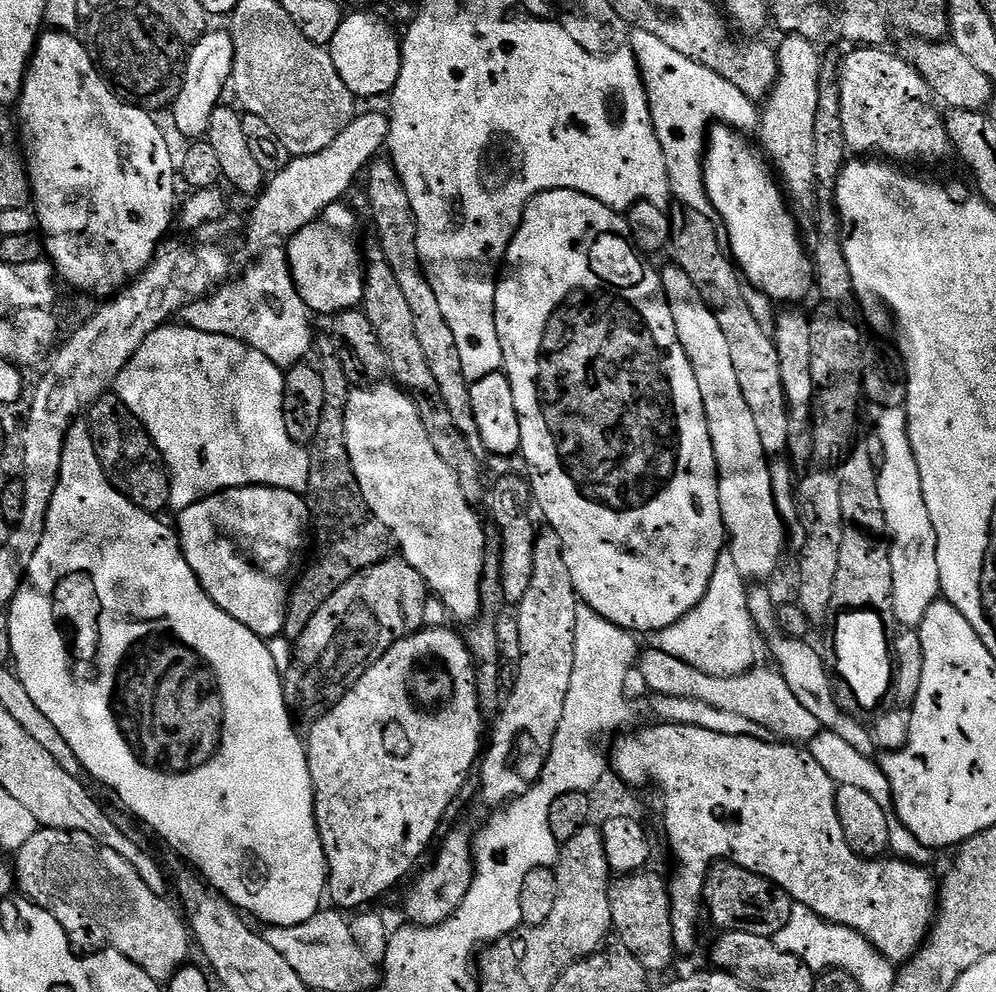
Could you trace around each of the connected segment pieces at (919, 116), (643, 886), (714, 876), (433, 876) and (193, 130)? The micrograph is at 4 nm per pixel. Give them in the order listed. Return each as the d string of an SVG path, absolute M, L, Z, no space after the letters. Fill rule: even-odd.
M856 46L851 51L852 53L838 64L842 134L849 149L853 153L863 154L868 158L883 158L888 162L940 160L947 152L951 153L953 147L944 125L945 117L927 82L918 74L916 68L905 62L903 56L895 51L884 52L888 50L880 46Z
M641 870L631 874L621 875L608 885L610 898L610 914L615 935L620 935L619 943L650 974L664 972L672 964L672 959L678 956L674 946L674 936L670 926L670 910L672 903L668 897L669 885L653 870Z
M717 862L709 870L704 882L704 902L706 916L717 924L717 929L726 932L745 932L773 938L778 935L794 915L794 901L786 894L786 890L774 887L766 878L746 870L731 862Z
M453 830L443 837L444 845L436 856L436 861L416 880L416 885L404 900L404 912L416 926L432 928L446 922L456 912L466 896L474 875L474 836L470 831Z
M210 30L201 40L197 40L191 45L187 53L186 63L184 66L184 81L182 90L178 98L170 106L172 120L176 123L176 128L188 138L204 138L208 135L210 126L210 114L221 103L224 96L224 88L229 87L232 78L232 67L234 66L234 42L232 41L231 31L216 32Z

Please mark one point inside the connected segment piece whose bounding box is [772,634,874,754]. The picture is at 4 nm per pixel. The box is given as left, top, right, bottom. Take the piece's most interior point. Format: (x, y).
(803, 669)

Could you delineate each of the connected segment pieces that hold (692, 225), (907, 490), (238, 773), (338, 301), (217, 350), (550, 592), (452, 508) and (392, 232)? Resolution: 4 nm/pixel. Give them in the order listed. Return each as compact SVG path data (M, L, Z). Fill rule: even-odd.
M676 206L671 209L670 217L670 251L676 259L673 260L675 267L682 269L686 278L694 282L694 290L702 294L706 306L710 306L718 318L718 326L730 346L730 359L734 361L738 386L742 386L746 406L750 406L750 414L754 414L754 423L758 425L758 435L762 438L765 452L772 458L783 457L788 451L788 403L782 390L775 339L758 322L758 318L750 314L741 273L726 255L721 237L720 240L716 237L717 225L714 222L712 225L713 219L709 214L698 214L698 210Z
M873 407L872 424L876 427L875 439L880 441L882 463L878 468L878 494L882 498L882 510L886 518L886 536L890 541L890 563L893 580L893 610L896 624L905 628L919 629L926 610L941 595L940 575L938 574L938 538L934 522L930 522L930 510L926 510L926 498L922 494L922 478L918 474L918 462L912 453L908 437L908 414L904 408Z
M84 418L75 420L62 446L62 470L58 474L58 490L54 490L54 498L46 514L42 546L38 546L34 553L28 575L6 612L12 647L11 663L38 710L50 718L54 730L58 730L58 734L66 738L70 750L74 750L81 769L89 772L98 783L105 784L133 812L131 815L137 821L140 819L146 827L153 828L182 859L189 860L193 864L189 865L225 900L230 901L233 908L244 914L249 912L264 926L298 926L314 918L314 914L321 911L323 904L320 903L325 903L328 859L316 825L316 792L308 769L308 750L301 733L300 736L296 733L297 725L284 701L281 669L276 669L276 660L263 639L224 613L204 593L204 587L186 562L175 527L168 525L167 528L160 519L159 515L134 506L134 502L125 498L108 481L94 450L89 421Z
M344 202L331 204L317 220L311 220L306 227L294 233L286 244L292 281L312 314L347 312L349 308L357 307L364 298L365 261L362 259L362 248L356 245L356 216L346 205Z
M169 322L163 328L154 330L138 346L134 358L118 374L114 385L115 395L123 399L124 405L128 407L133 416L137 416L142 422L142 426L150 434L154 446L164 459L164 467L168 470L168 476L172 479L170 486L170 502L168 508L173 513L180 513L194 502L206 499L207 496L213 496L216 492L225 492L231 488L251 488L253 486L267 486L269 488L281 488L301 494L307 493L308 483L310 482L310 458L309 449L305 445L299 444L297 440L292 440L290 434L286 434L286 418L284 417L284 372L277 364L270 362L262 350L254 350L248 344L243 344L241 340L235 340L222 334L206 334L202 330L194 330L180 322Z
M541 527L534 546L534 568L530 574L530 584L526 586L526 594L522 594L514 612L518 622L518 638L522 642L520 659L515 665L516 681L495 717L496 725L493 728L491 725L492 745L489 748L487 745L478 764L478 796L488 804L496 804L492 806L504 806L515 802L519 796L528 796L537 787L535 784L539 782L540 775L545 775L546 758L562 718L562 706L566 706L566 690L570 690L570 674L574 674L574 614L577 607L578 597L570 582L570 572L566 570L558 534L550 527Z
M392 382L353 387L348 393L348 401L344 411L344 425L346 426L346 450L350 450L350 462L354 466L358 486L362 490L362 494L366 498L372 513L382 522L382 526L386 526L388 531L391 532L398 552L400 548L399 555L407 564L414 566L414 570L418 570L418 574L422 574L425 584L434 593L435 599L437 596L458 619L464 620L463 622L475 621L479 617L476 615L480 612L480 592L482 593L480 578L482 576L482 566L486 559L486 553L484 553L484 528L480 525L479 518L476 517L477 509L468 504L466 498L462 498L462 486L458 486L458 478L454 478L450 466L446 466L446 462L442 462L442 458L438 458L438 450L434 450L434 446L426 434L426 426L422 426L422 418L418 418L418 410L414 406L412 399L403 388Z
M377 158L369 163L366 169L368 176L368 208L372 211L372 224L376 227L375 239L380 245L384 260L390 262L390 270L394 270L394 278L402 289L402 295L410 305L414 317L414 330L418 334L418 342L429 364L434 379L438 381L438 390L454 421L455 428L466 438L466 446L474 450L479 457L485 455L482 434L478 434L478 422L474 419L474 406L470 406L470 390L472 385L462 374L462 358L458 354L458 346L454 342L454 334L442 314L442 306L438 306L438 297L434 295L434 286L430 286L428 275L424 272L424 264L418 254L418 230L414 210L410 206L410 198L406 194L406 186L402 186L398 170L388 158Z

